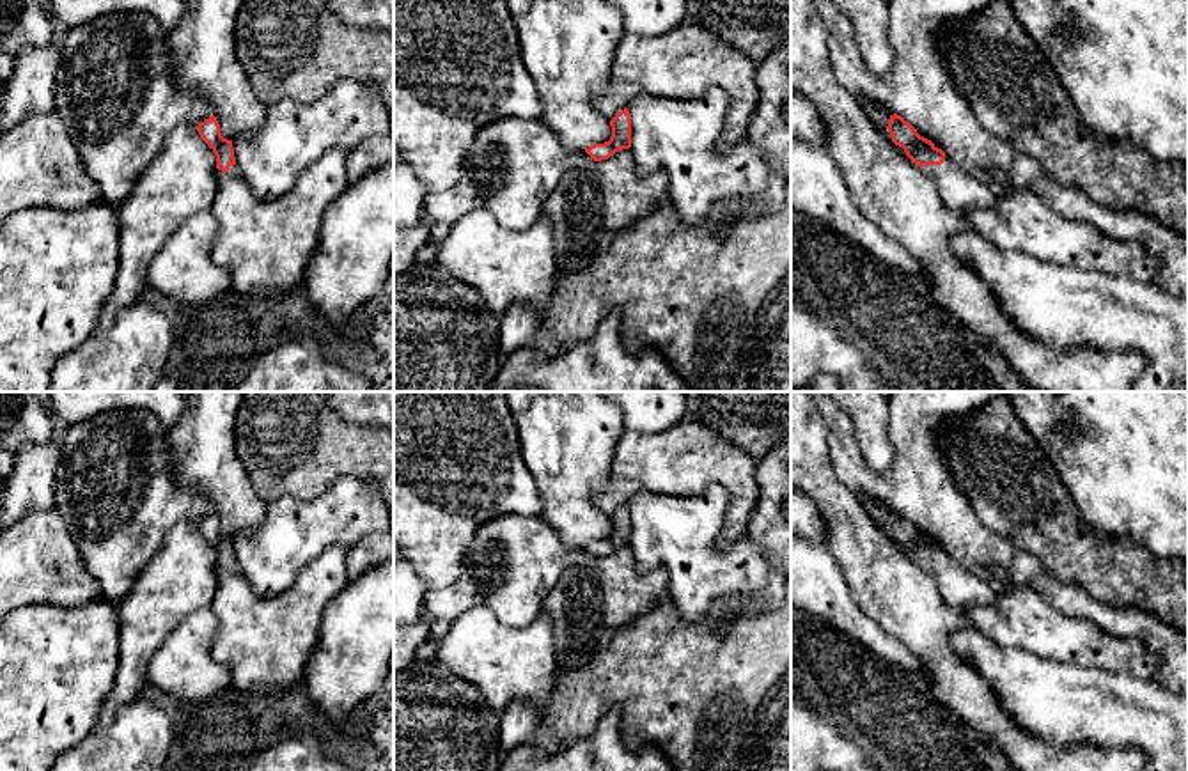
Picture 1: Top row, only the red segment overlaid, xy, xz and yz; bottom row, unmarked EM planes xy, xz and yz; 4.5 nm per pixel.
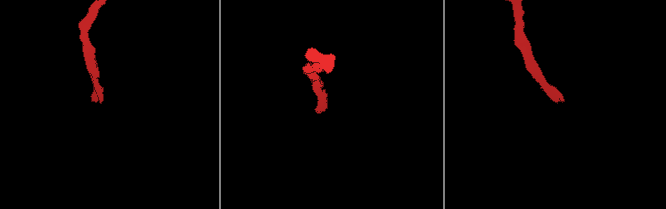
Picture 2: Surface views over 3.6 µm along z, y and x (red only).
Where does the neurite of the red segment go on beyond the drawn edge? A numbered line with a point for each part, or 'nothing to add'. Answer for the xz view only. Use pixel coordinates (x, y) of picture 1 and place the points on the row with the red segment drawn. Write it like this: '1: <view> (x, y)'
nothing to add

